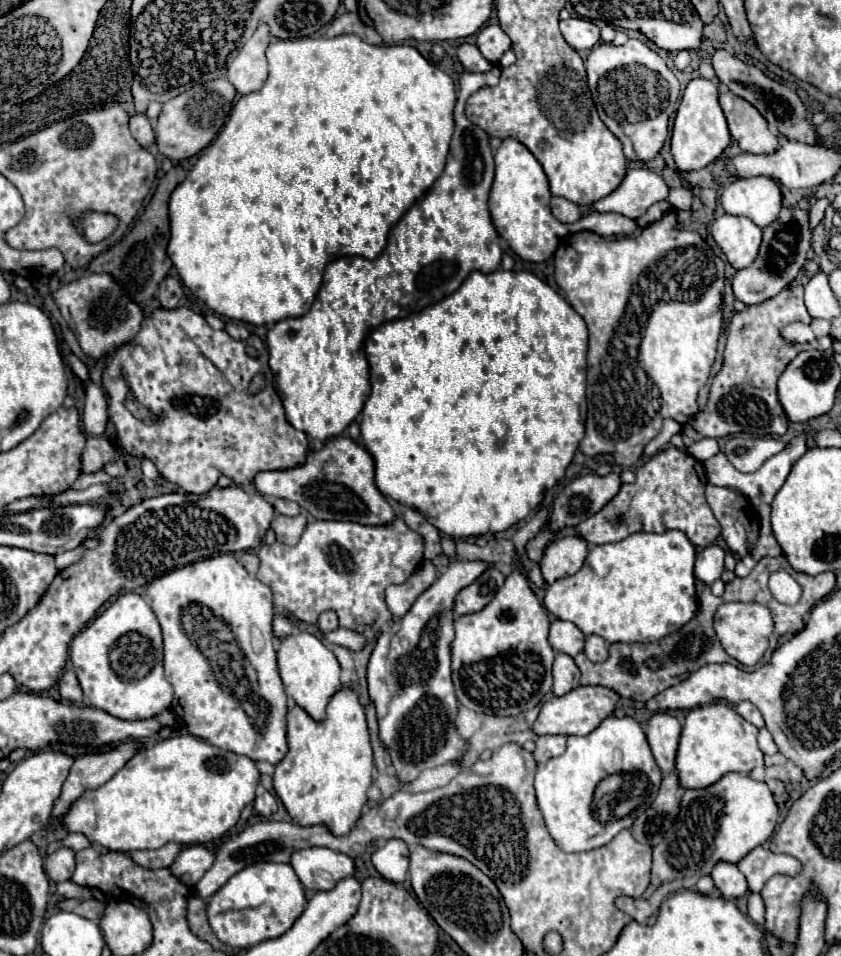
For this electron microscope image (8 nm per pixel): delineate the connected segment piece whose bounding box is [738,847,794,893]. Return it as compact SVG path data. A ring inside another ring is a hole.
M756 847L744 859L740 859L738 869L744 873L748 881L748 889L752 893L760 893L764 883L776 873L790 873L794 867L794 859L788 855L776 855L770 849Z

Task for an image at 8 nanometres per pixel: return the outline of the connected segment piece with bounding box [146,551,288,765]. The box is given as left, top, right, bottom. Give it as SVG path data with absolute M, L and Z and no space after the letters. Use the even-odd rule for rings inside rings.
M246 551L239 553L226 552L218 553L214 557L190 563L186 567L180 567L160 579L154 579L152 583L148 583L146 587L146 595L150 599L150 607L154 611L154 615L160 621L162 627L162 635L164 635L164 673L166 679L172 683L174 687L174 713L178 717L184 719L184 725L188 729L188 733L192 733L198 739L208 741L210 745L216 745L220 749L238 753L238 755L246 755L252 761L268 761L272 765L276 765L288 751L286 745L286 693L282 689L282 681L278 675L278 667L276 667L276 651L274 651L274 631L272 631L272 621L274 617L273 594L267 585L264 585L256 577L250 577L248 571L242 567L240 557ZM190 603L202 603L208 605L216 615L220 615L232 629L238 641L240 649L244 652L244 669L246 677L250 679L250 685L254 687L254 695L258 695L262 701L260 705L252 705L252 711L248 713L244 709L244 705L230 705L230 693L224 693L220 689L220 685L216 683L214 673L208 673L208 659L202 657L202 653L192 653L192 647L186 647L186 639L180 627L180 611L184 605Z

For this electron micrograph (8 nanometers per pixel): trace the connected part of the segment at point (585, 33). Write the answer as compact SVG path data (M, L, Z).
M570 17L560 21L560 31L570 47L576 51L592 49L600 43L600 29L590 21L582 17Z

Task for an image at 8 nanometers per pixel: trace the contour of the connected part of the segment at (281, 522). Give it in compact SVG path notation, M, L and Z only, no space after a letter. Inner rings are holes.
M276 515L272 521L272 529L276 533L276 539L286 543L286 545L296 545L298 537L302 535L302 529L306 527L306 517L296 515L296 517L286 517L286 515Z

